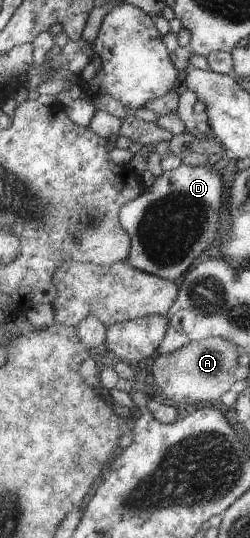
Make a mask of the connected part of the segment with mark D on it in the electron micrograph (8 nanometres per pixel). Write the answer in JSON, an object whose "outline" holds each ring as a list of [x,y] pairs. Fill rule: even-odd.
{"outline":[[[182,164],[172,171],[164,171],[155,182],[147,187],[145,194],[123,205],[120,212],[121,224],[132,238],[129,262],[149,274],[166,278],[171,282],[179,280],[190,270],[191,264],[201,256],[204,250],[214,246],[213,241],[219,234],[221,220],[231,218],[229,206],[229,187],[221,180],[220,166],[190,166]]]}

